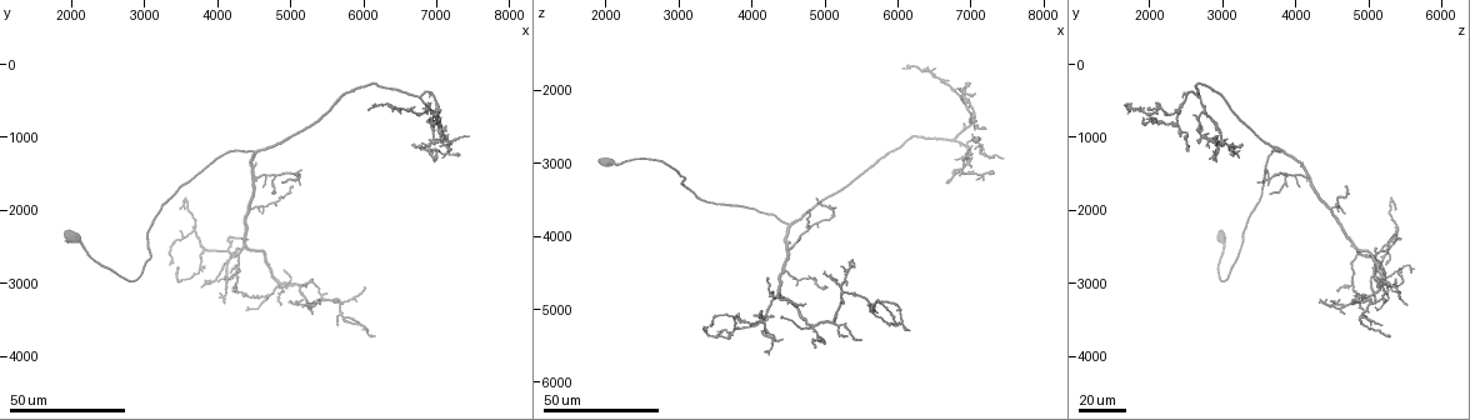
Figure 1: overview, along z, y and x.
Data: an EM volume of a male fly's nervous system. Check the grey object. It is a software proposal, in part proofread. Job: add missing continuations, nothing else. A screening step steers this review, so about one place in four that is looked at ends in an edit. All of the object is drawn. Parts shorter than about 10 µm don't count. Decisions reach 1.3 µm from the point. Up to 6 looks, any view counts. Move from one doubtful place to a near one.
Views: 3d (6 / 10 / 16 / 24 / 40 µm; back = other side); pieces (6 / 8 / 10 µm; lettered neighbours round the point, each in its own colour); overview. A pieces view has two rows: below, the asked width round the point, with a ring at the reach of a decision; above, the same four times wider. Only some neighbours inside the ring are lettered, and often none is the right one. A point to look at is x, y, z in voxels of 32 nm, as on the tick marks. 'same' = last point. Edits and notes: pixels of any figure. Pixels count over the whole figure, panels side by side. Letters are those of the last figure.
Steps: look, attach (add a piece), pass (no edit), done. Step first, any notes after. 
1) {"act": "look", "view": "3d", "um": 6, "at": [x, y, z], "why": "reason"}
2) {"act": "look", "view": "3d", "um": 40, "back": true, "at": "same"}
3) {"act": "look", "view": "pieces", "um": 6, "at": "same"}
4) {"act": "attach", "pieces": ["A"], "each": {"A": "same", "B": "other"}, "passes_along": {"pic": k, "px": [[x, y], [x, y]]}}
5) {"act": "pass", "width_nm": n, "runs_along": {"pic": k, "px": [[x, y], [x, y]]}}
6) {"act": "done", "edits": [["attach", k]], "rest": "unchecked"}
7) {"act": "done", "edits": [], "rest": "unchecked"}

{"act": "look", "view": "3d", "um": 40, "at": [4750, 1750, 3650], "why": "thin end"}

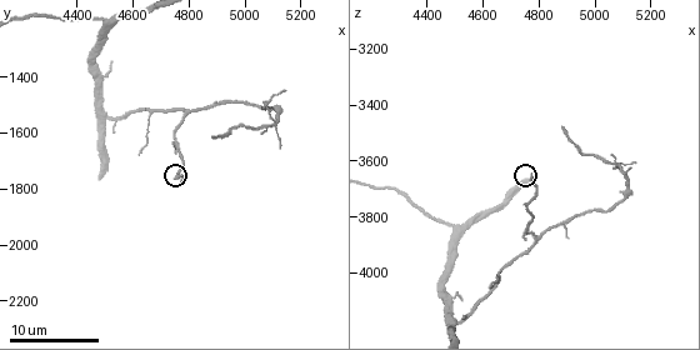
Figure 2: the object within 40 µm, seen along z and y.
{"act": "look", "view": "3d", "um": 6, "at": [4770, 1780, 3650], "why": "zoom in"}

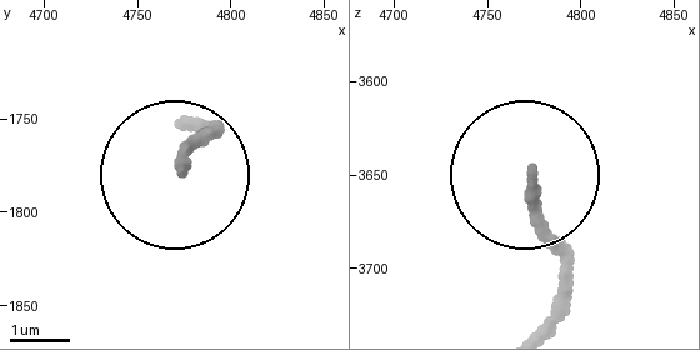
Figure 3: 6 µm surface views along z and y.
{"act": "look", "view": "pieces", "um": 6, "at": [4772, 1778, 3650]}

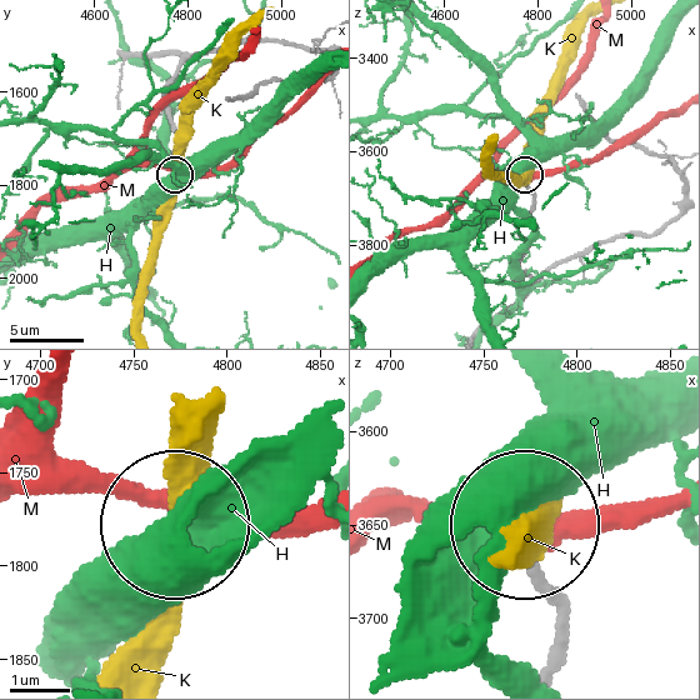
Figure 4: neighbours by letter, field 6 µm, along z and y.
{"act": "pass", "each": {"H": "other", "K": "other", "M": "other"}, "found": "no lettered piece goes on from it"}

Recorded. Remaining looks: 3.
{"act": "look", "view": "pieces", "um": 6, "at": [4890, 1620, 3480]}

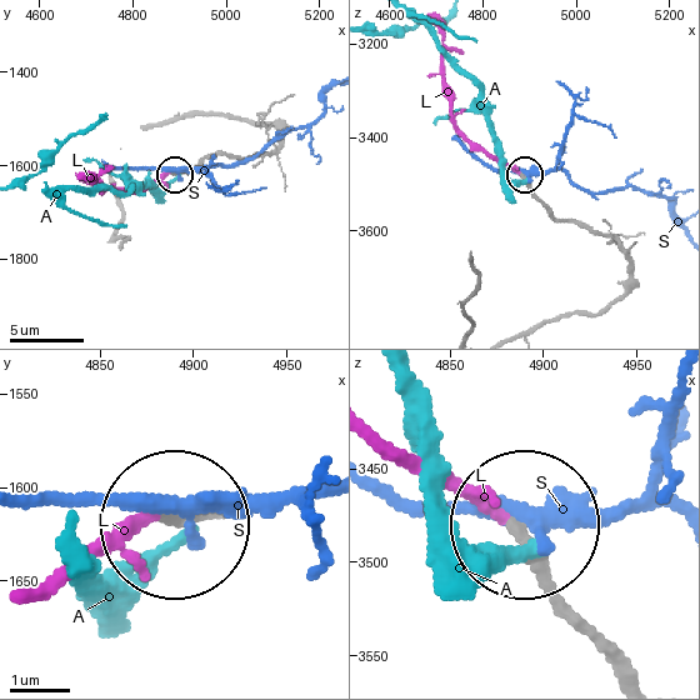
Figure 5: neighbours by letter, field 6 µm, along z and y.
{"act": "attach", "pieces": ["L"], "each": {"A": "other", "L": "same", "S": "other"}, "found": "the neuron continues"}

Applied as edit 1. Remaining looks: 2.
{"act": "done", "edits": [["attach", 5]], "rest": "unchecked"}

